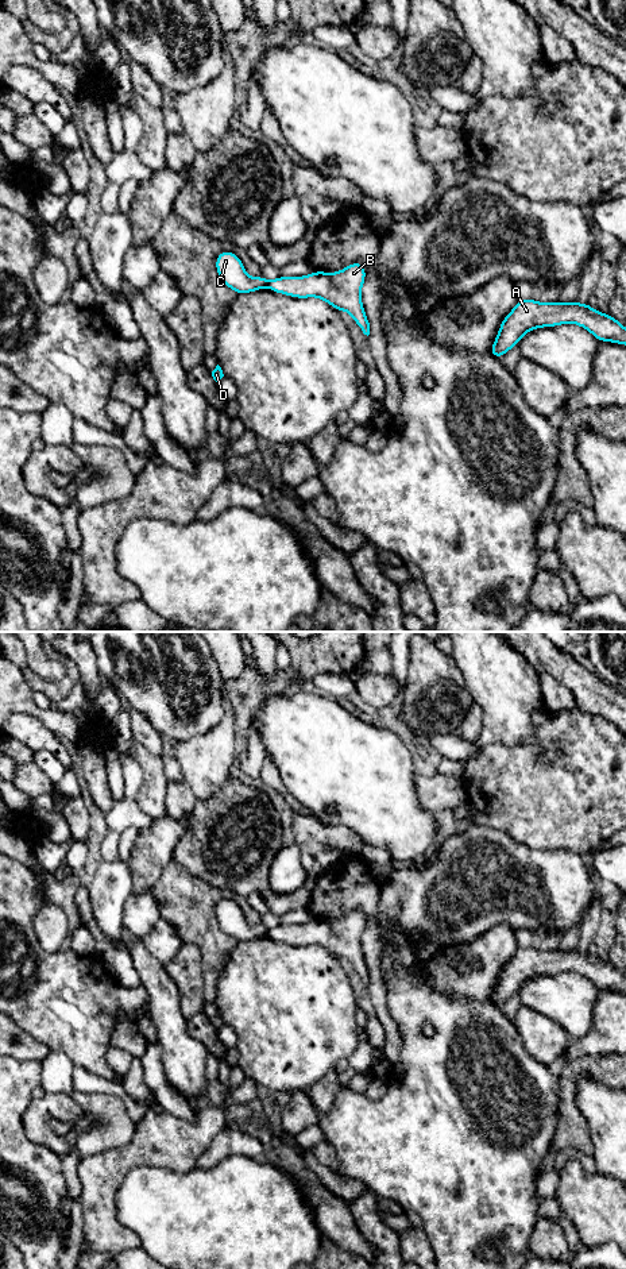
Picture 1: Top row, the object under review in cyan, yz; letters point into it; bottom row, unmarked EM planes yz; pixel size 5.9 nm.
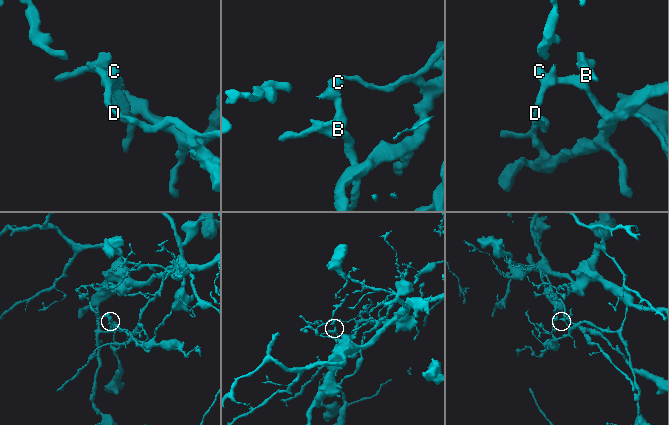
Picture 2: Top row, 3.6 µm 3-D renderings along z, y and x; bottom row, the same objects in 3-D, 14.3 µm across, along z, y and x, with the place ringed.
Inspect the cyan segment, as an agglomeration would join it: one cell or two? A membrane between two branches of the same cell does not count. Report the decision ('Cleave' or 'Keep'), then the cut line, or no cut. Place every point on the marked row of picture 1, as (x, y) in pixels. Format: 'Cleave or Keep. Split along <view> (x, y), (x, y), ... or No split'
Cleave. Split along yz (269, 281), (266, 286)

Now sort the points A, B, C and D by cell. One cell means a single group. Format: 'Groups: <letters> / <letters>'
Groups: A C D / B

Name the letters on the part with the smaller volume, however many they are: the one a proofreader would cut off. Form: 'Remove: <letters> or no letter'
Remove: B

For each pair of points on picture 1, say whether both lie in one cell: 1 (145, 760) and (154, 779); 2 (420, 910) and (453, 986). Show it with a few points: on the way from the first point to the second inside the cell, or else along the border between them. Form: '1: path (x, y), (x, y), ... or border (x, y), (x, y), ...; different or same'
1: path (149, 764), (154, 775); same
2: border (409, 936), (424, 961), (448, 947), (468, 942); different

